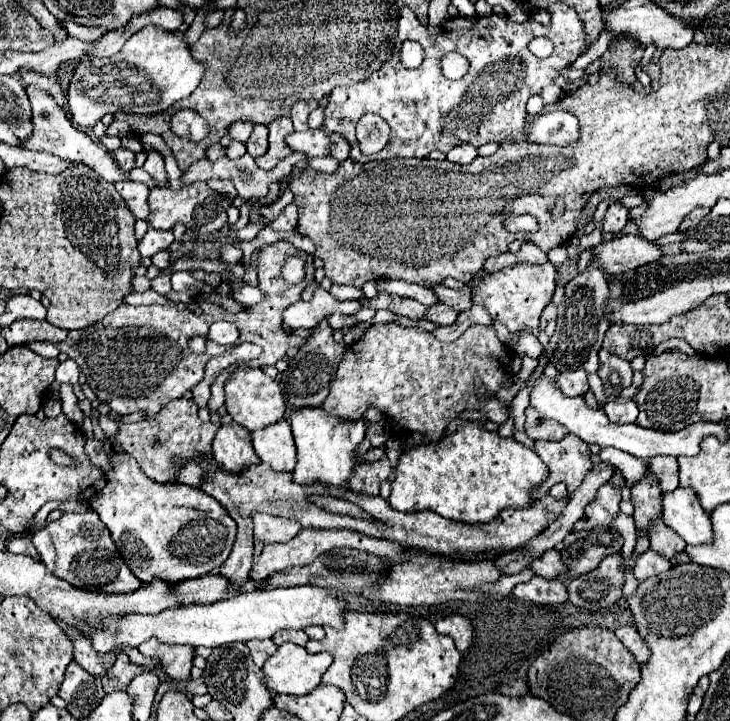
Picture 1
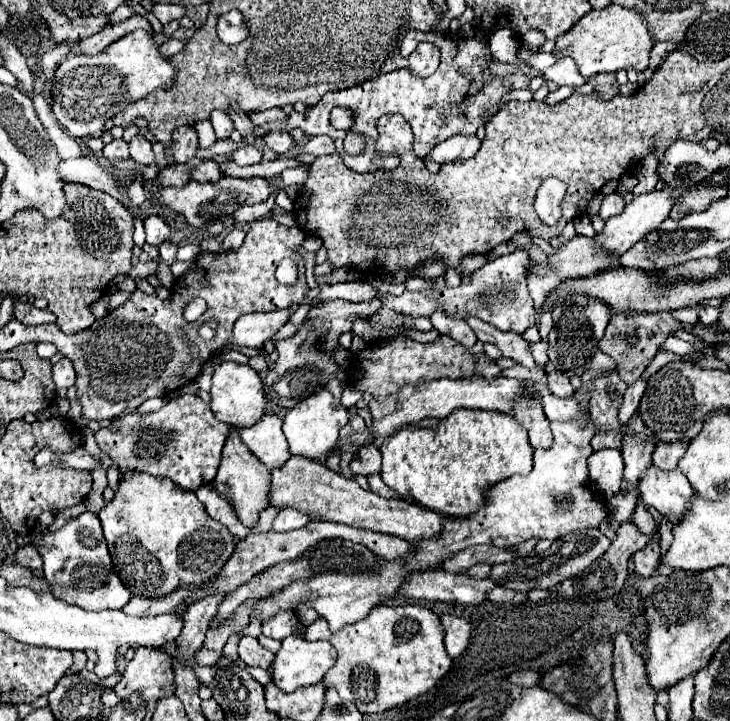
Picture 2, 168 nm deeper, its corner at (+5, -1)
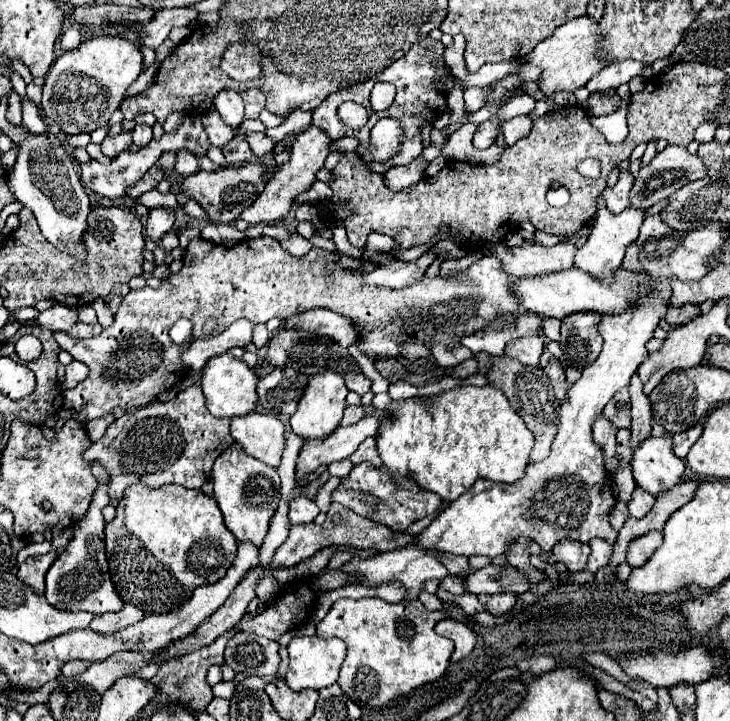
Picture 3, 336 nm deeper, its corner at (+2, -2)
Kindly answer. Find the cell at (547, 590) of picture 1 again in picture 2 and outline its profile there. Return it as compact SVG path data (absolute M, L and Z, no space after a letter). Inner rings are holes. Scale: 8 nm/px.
M494 587L492 591L488 591L486 601L490 601L490 603L524 603L526 593L512 591L512 589L506 589L506 587Z

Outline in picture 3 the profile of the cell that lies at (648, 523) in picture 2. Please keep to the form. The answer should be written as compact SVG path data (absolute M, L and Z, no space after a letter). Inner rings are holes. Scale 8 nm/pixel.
M637 488L629 502L629 514L633 518L643 518L653 508L653 504L655 504L655 498L649 492L643 492L641 488Z

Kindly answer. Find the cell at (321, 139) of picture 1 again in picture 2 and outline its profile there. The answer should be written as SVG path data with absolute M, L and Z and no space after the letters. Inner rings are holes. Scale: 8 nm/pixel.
M272 131L264 135L264 145L276 153L286 153L288 149L294 147L294 141L286 131Z

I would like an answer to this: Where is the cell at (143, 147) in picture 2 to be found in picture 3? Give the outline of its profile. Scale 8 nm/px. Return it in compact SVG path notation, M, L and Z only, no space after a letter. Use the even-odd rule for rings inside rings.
M137 124L137 126L133 128L133 144L135 144L137 148L145 148L145 146L151 142L151 138L153 138L151 126L147 126L147 124Z

